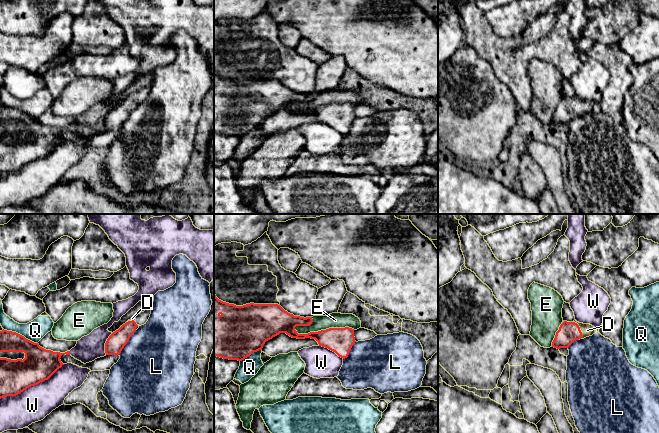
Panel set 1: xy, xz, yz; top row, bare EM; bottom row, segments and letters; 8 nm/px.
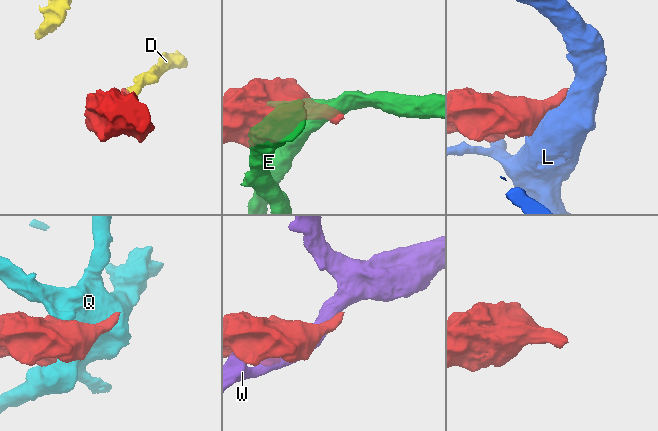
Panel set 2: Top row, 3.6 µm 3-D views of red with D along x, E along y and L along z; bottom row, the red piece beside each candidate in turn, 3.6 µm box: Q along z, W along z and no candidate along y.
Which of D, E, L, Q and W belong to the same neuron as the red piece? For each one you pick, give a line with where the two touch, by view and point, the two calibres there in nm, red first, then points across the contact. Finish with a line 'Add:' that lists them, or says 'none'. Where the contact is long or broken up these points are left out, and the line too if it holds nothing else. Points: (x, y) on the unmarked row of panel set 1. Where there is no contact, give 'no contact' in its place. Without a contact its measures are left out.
D: contact yz (580, 106); calibres 170 and 100 nm; way yz (568, 108), (580, 106), (587, 106)
Add: D

